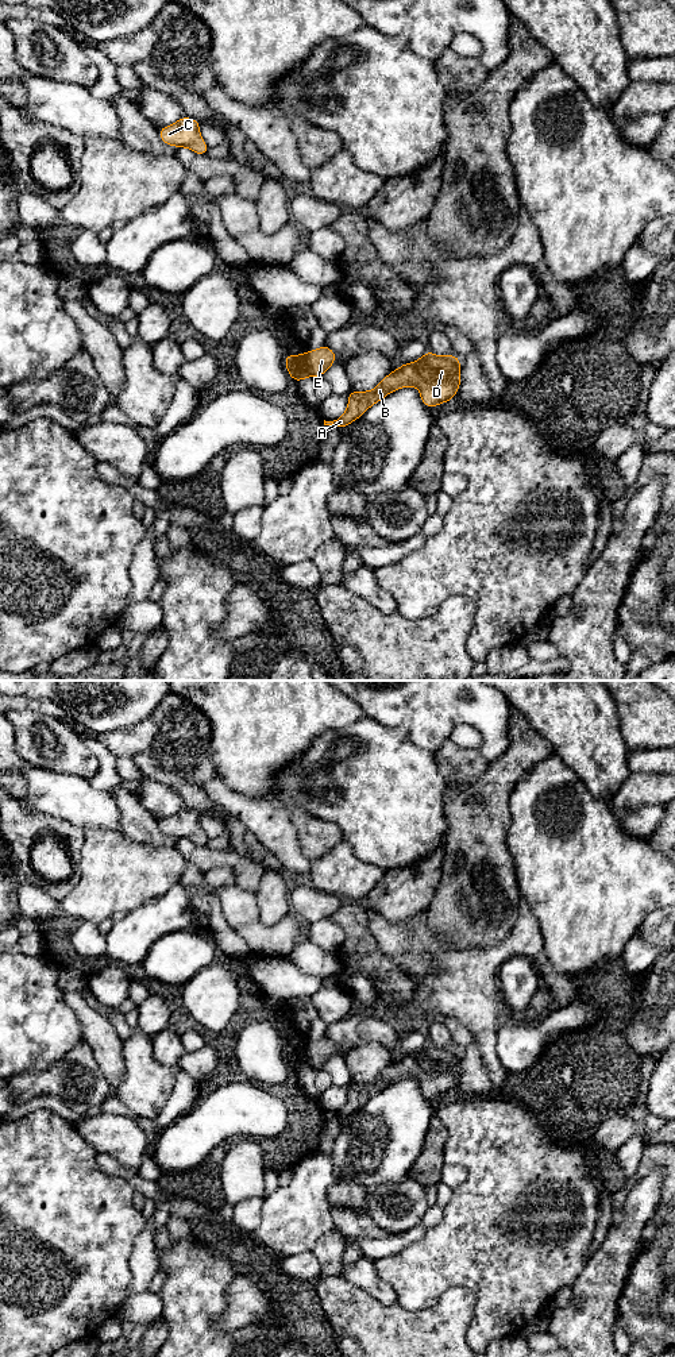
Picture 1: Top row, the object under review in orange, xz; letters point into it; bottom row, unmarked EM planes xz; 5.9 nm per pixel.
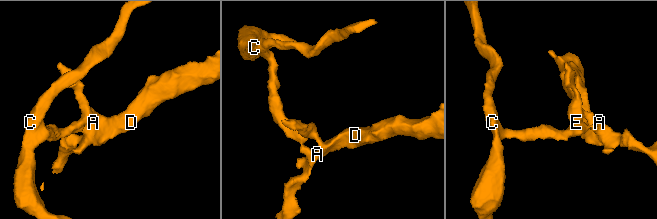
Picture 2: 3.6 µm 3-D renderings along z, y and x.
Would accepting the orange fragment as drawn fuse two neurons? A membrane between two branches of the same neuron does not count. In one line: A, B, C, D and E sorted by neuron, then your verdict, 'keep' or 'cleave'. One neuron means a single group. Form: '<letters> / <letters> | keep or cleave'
A B D E / C | cleave

